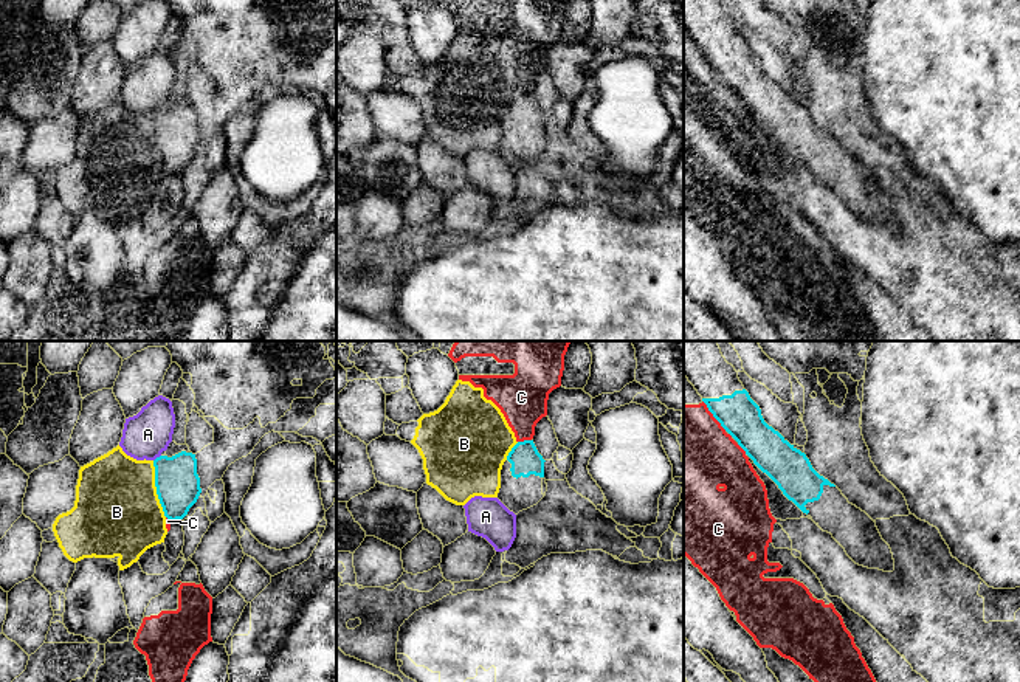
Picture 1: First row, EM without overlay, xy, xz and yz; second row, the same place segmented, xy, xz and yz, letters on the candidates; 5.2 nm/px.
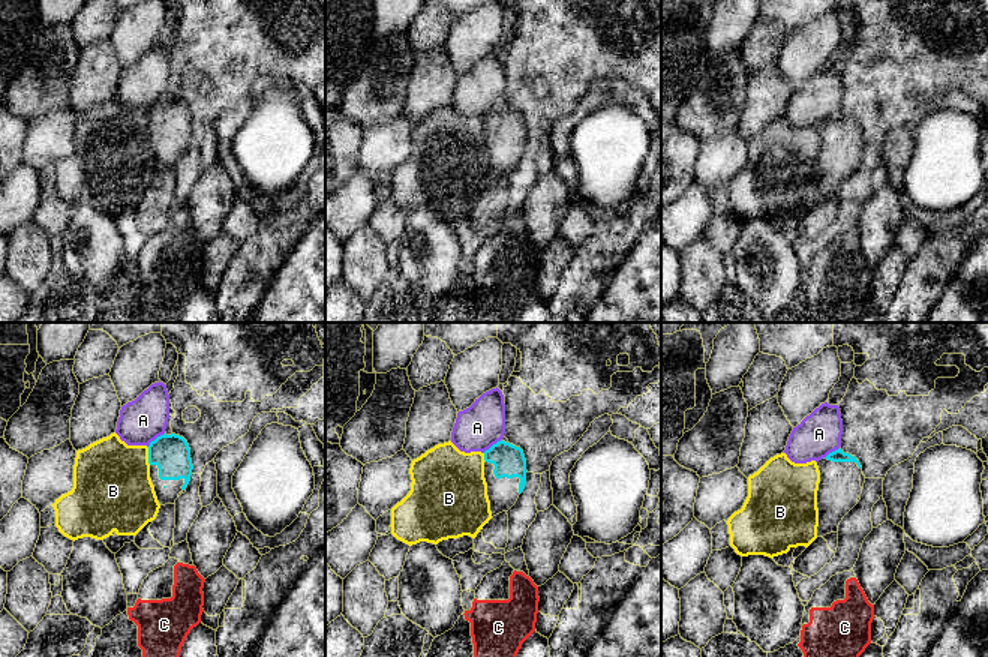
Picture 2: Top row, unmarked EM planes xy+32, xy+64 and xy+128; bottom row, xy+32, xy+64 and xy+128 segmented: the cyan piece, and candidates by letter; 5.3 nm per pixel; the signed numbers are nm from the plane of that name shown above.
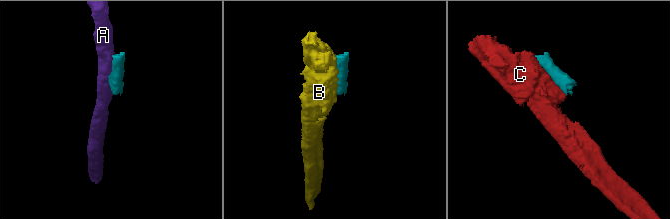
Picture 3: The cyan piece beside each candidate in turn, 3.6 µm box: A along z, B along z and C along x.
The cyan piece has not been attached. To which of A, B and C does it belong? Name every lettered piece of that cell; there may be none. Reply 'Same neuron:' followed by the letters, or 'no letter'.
Same neuron: no letter

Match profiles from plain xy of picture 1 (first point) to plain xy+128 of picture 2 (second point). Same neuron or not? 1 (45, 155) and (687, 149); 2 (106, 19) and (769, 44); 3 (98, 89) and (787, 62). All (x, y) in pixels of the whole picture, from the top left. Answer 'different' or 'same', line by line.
1: different
2: same
3: different

